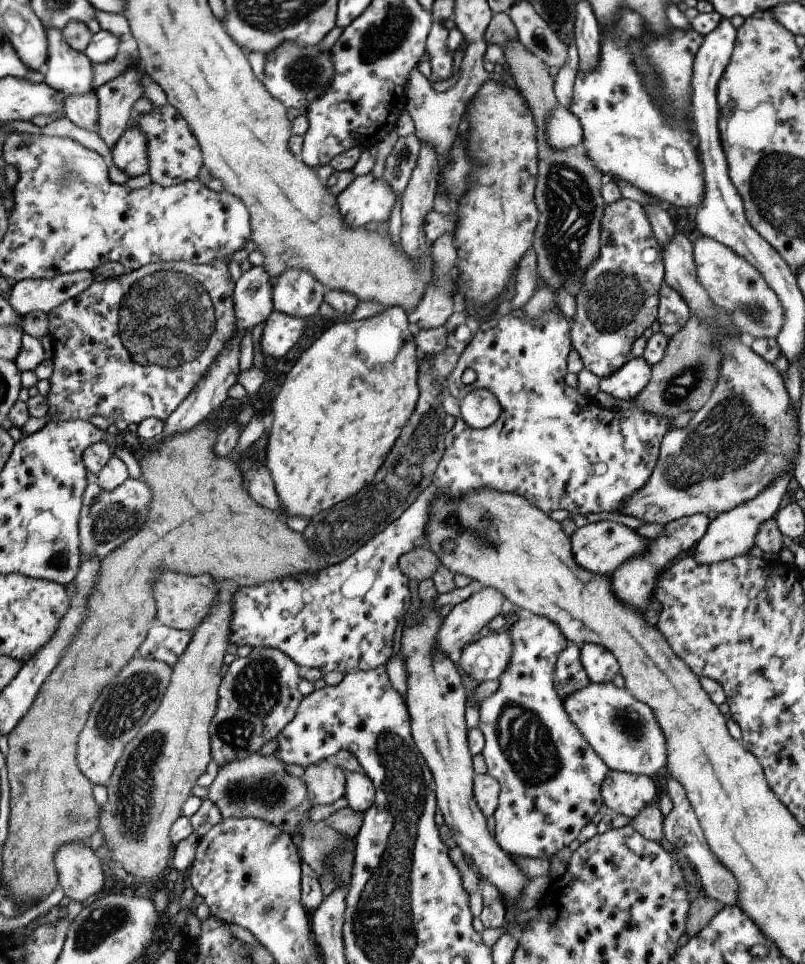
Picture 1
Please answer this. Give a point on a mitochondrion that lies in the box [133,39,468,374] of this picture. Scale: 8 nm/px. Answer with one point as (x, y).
(304, 74)

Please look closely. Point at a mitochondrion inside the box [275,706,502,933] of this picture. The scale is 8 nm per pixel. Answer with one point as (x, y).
(315, 839)

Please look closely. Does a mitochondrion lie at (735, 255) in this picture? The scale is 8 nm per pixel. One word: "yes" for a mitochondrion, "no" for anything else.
no

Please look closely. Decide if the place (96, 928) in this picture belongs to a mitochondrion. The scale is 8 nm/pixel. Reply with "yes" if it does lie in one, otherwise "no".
yes

